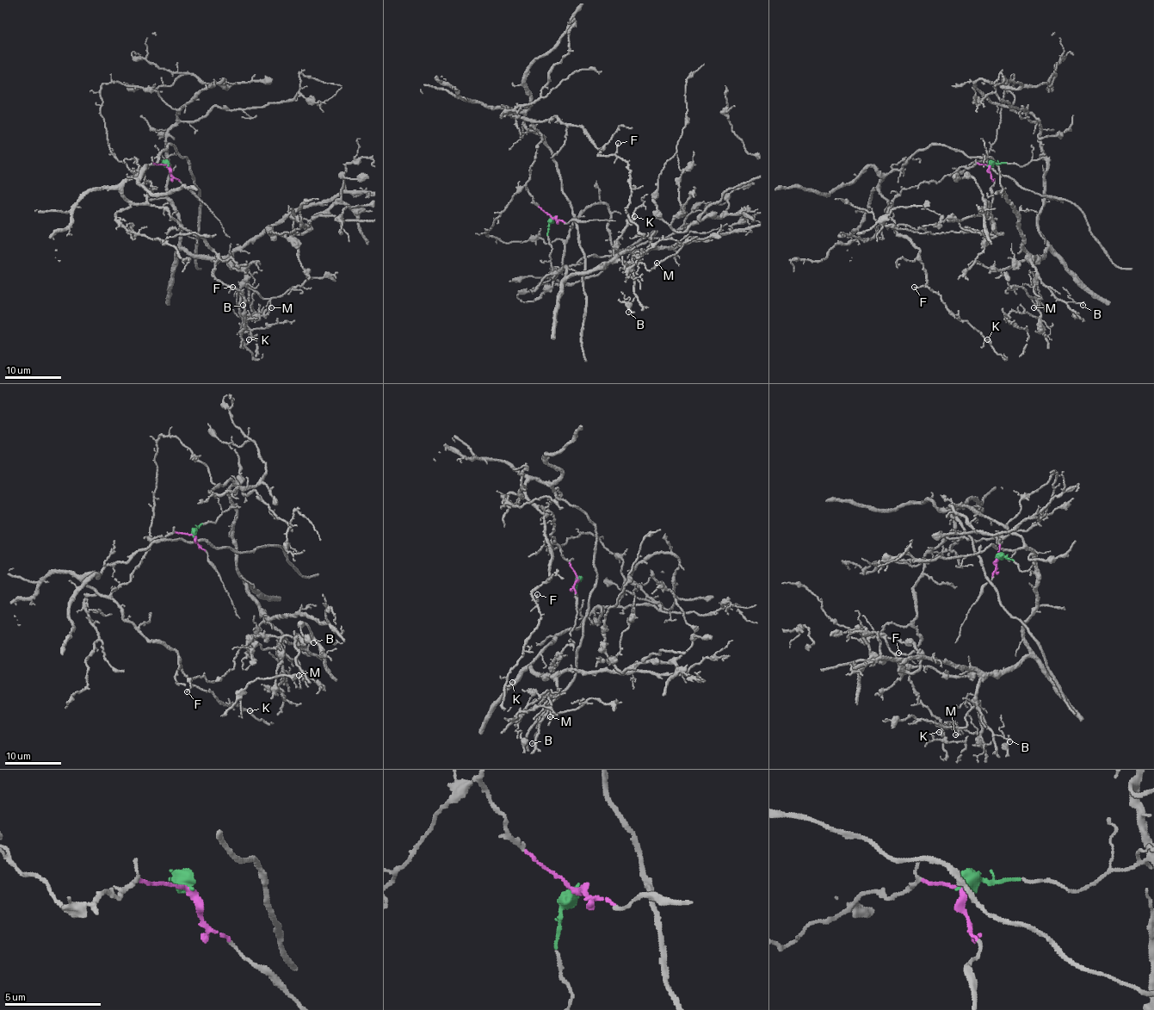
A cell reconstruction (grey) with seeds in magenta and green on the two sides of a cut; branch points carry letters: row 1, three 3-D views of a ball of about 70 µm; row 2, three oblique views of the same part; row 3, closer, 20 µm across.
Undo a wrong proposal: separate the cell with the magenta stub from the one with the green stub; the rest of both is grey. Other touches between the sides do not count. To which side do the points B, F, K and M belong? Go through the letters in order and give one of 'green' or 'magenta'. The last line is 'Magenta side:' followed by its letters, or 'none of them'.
B: green
F: magenta
K: magenta
M: green
Magenta side: F, K

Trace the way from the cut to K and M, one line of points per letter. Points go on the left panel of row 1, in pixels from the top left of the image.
K: (168, 166), (140, 169), (156, 188), (149, 204), (213, 250), (213, 276), (244, 297), (241, 338), (249, 339)
M: (168, 164), (180, 244), (235, 262), (244, 284), (271, 307)

